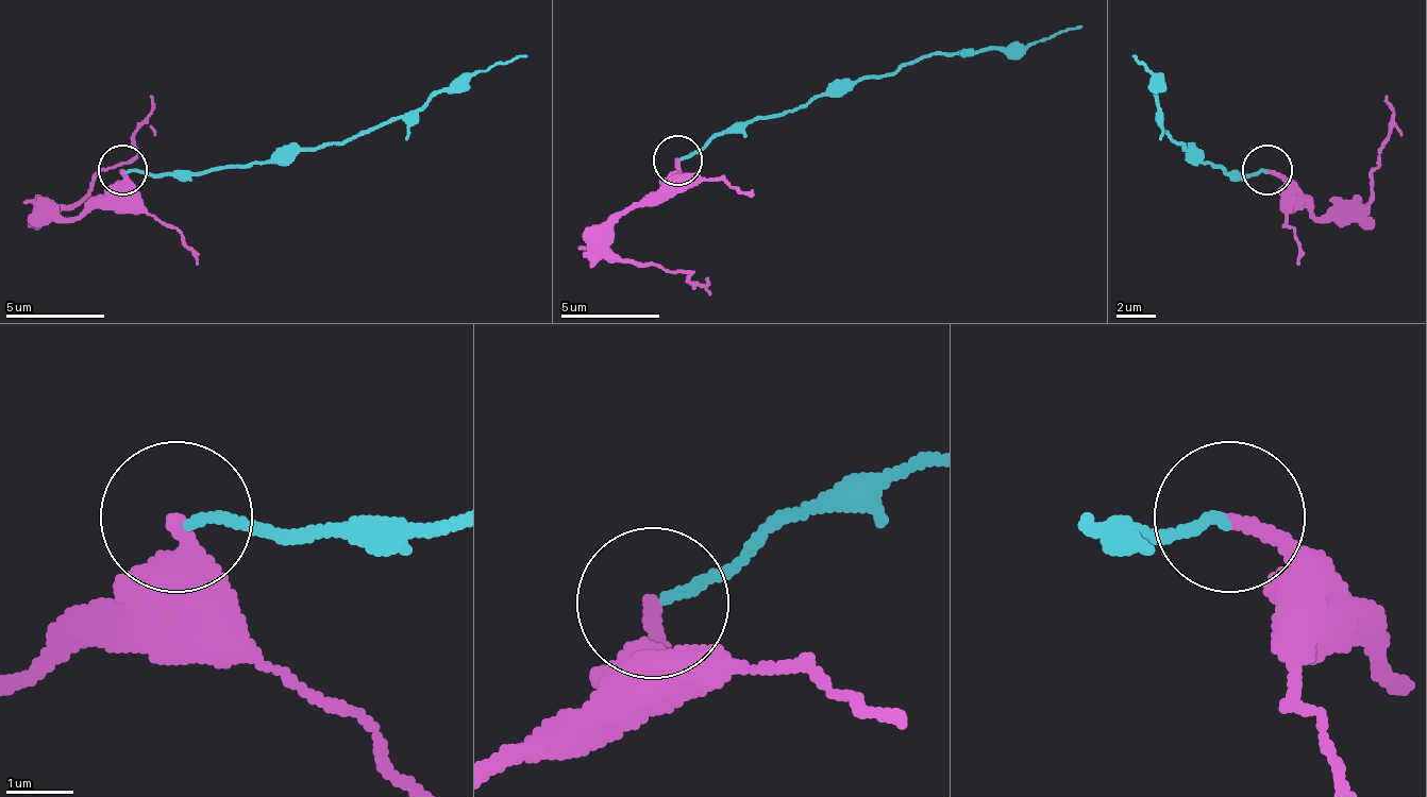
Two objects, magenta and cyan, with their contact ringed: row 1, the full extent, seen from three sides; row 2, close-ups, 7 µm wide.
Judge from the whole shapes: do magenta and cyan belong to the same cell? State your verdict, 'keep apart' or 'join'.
keep apart

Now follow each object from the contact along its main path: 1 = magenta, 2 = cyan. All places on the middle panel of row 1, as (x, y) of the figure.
1: (676, 158), (671, 184), (626, 208), (611, 248), (636, 263), (691, 273), (691, 283), (706, 277)
2: (681, 158), (929, 54), (1024, 50), (1084, 24)

